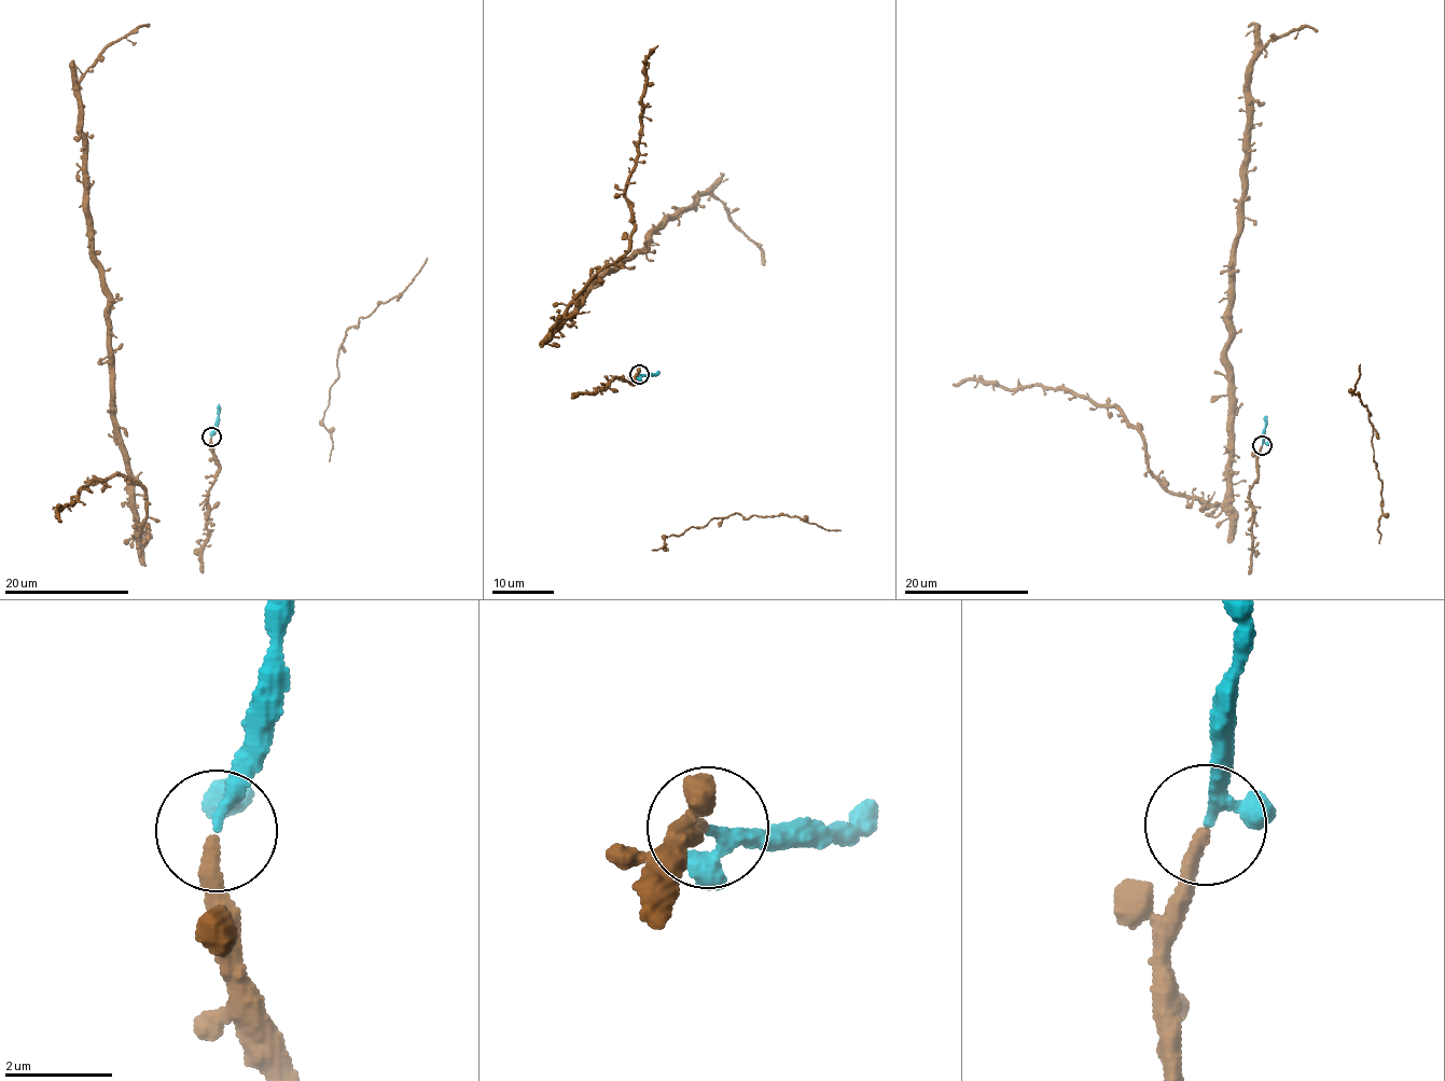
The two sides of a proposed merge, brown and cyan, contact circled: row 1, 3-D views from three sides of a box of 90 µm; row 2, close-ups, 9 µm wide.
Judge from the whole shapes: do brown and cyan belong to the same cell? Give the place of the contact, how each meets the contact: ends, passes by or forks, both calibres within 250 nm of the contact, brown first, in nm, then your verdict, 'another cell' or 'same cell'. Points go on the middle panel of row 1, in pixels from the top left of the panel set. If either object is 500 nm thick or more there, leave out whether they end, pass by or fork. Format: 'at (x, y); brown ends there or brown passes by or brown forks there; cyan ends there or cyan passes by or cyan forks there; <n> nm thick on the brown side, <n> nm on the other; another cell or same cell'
at (639, 374); brown ends there; cyan passes by; 280 nm thick on the brown side, 180 nm on the other; same cell

